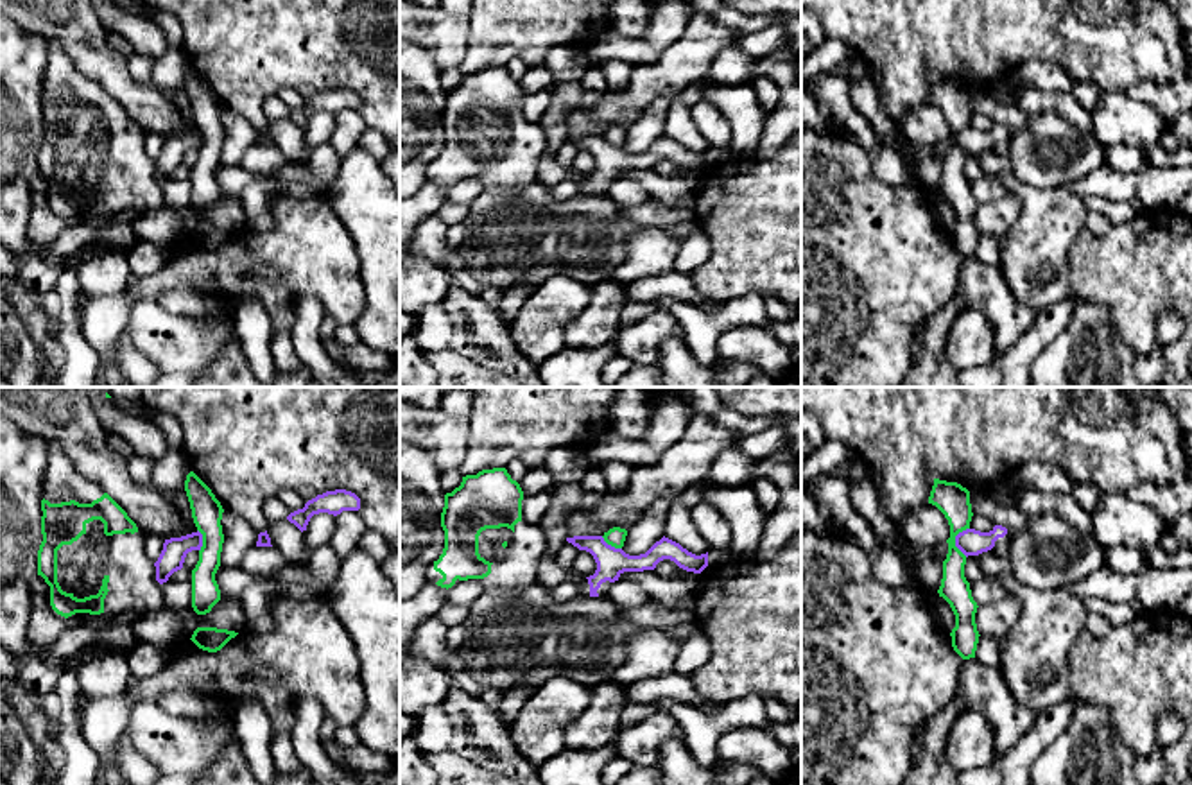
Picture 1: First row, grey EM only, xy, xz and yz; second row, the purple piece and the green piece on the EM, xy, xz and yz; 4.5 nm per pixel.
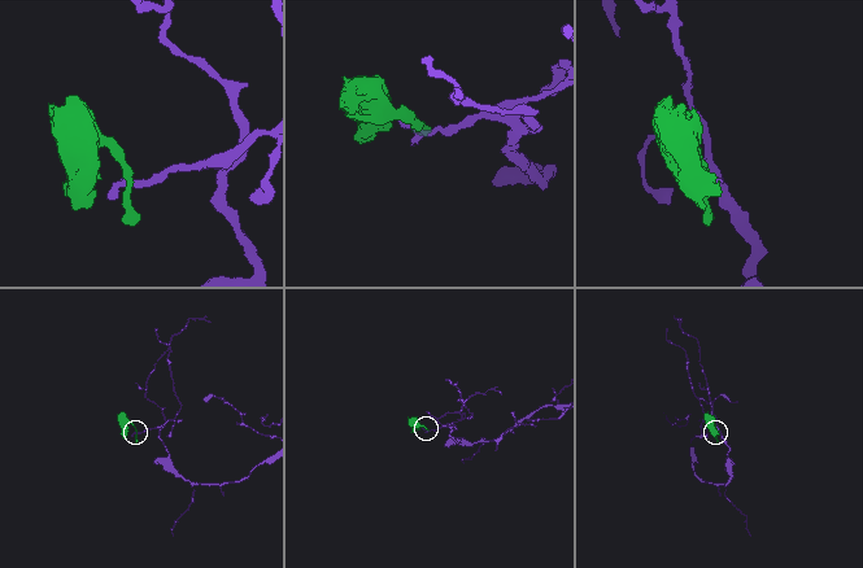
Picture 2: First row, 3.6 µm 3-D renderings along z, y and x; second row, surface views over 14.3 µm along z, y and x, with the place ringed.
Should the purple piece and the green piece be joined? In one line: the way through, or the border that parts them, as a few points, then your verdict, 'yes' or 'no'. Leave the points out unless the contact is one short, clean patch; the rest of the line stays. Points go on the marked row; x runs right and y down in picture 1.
border yz (968, 527), (956, 536), (956, 545), (967, 556); no

